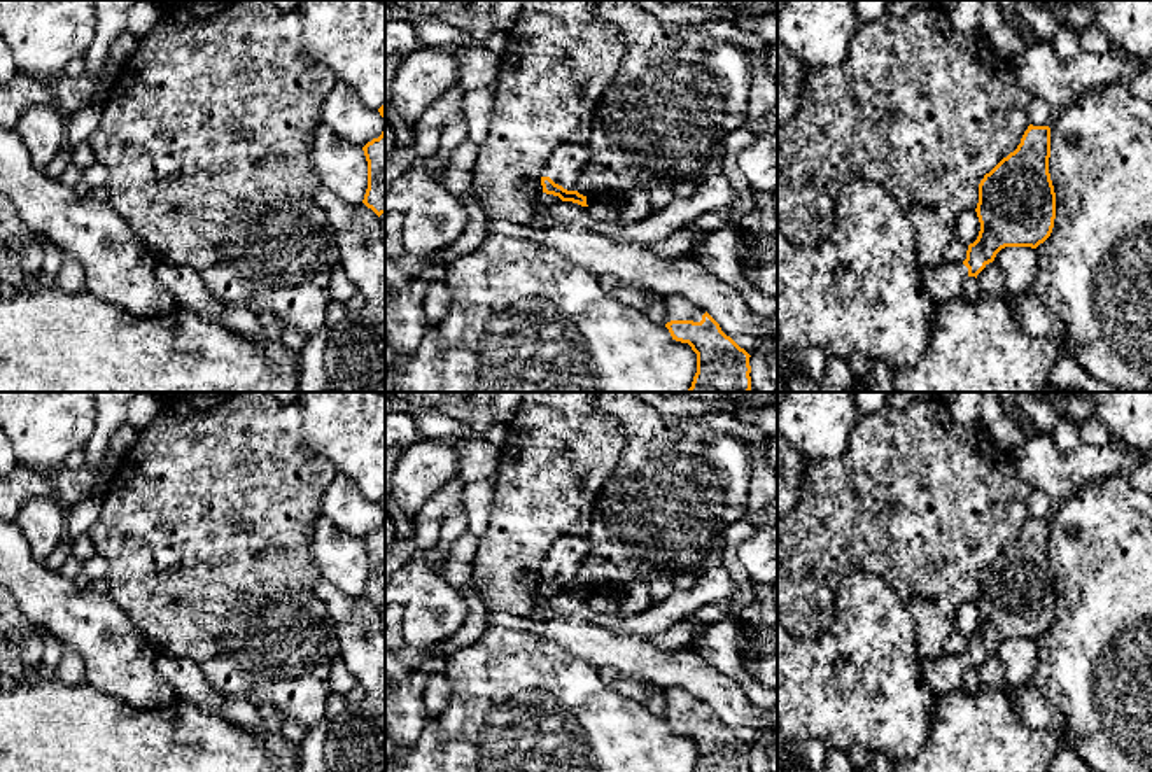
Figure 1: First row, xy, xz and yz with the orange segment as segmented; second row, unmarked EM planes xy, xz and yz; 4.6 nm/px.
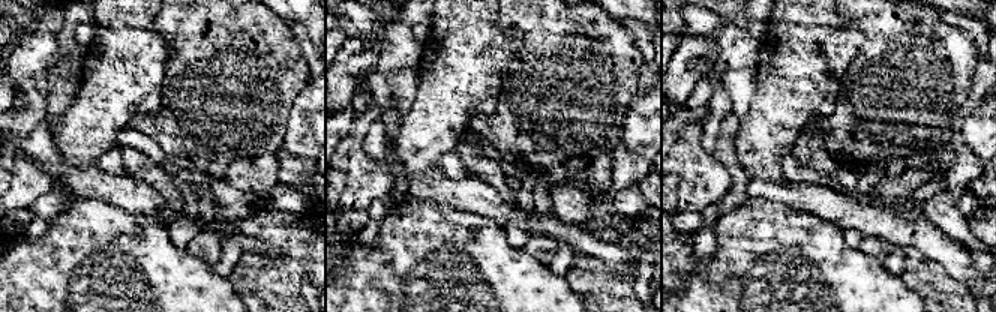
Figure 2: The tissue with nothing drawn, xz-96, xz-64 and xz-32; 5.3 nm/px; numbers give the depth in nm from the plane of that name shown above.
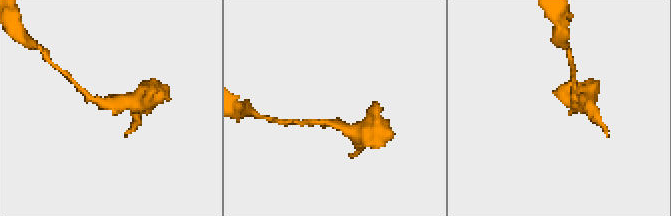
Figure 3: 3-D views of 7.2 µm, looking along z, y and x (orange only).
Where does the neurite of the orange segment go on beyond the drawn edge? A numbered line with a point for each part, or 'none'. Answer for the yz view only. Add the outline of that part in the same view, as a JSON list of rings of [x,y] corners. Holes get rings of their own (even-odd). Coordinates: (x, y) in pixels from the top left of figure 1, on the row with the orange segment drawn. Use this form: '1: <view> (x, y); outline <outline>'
1: yz (944, 282); outline [[[944,263],[921,268],[923,287],[938,306],[963,294],[968,268],[963,263]]]

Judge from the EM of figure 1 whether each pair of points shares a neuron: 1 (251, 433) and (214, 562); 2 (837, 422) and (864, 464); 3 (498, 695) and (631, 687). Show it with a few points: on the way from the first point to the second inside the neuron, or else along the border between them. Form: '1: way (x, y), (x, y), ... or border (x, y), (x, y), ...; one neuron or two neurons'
1: way (233, 464), (214, 505), (214, 531); one neuron
2: border (862, 417), (849, 445), (842, 452), (811, 459); two neurons
3: border (610, 687), (643, 704); two neurons

